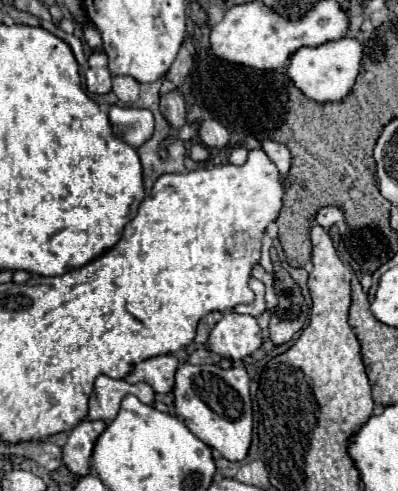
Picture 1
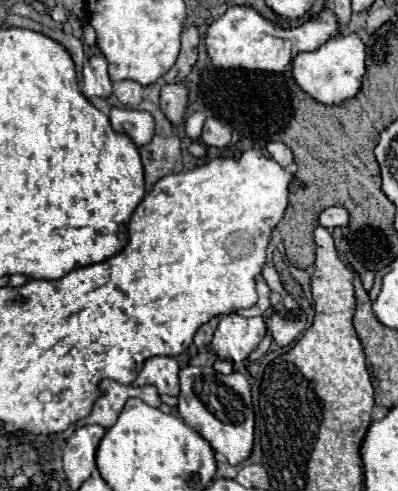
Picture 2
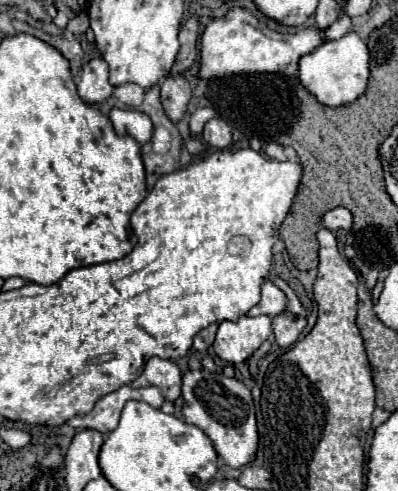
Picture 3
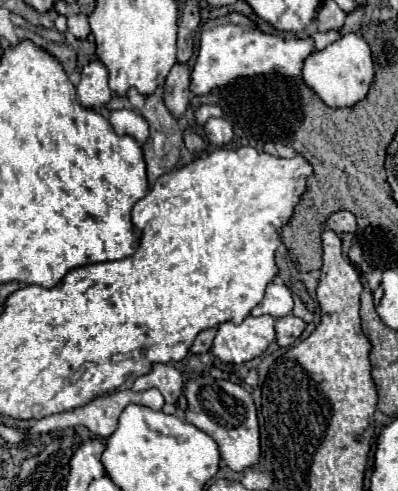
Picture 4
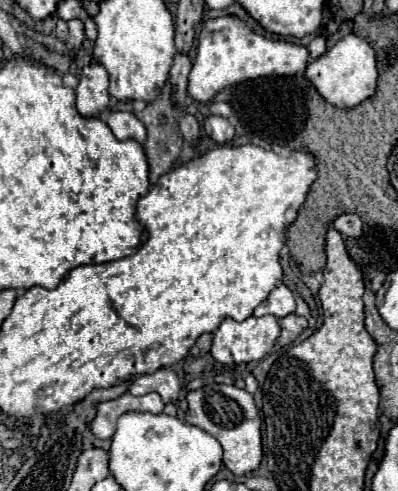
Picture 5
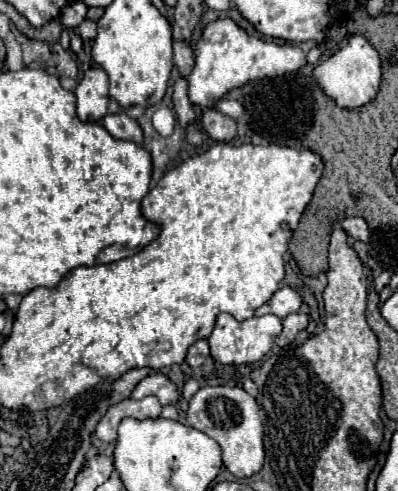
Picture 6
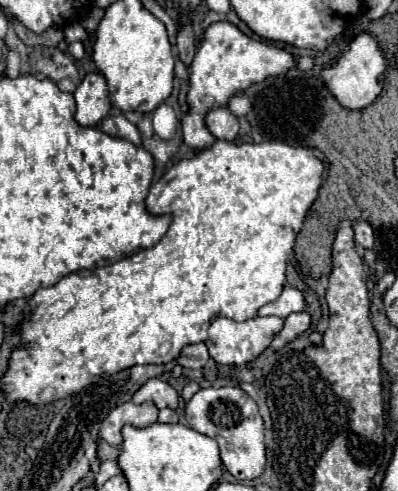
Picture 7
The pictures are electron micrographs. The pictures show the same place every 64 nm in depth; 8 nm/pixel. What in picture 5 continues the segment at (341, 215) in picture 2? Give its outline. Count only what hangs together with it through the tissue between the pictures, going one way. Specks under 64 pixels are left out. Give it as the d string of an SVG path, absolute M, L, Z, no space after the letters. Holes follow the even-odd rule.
M342 214L334 220L334 228L346 238L360 238L362 236L362 220L356 214Z

